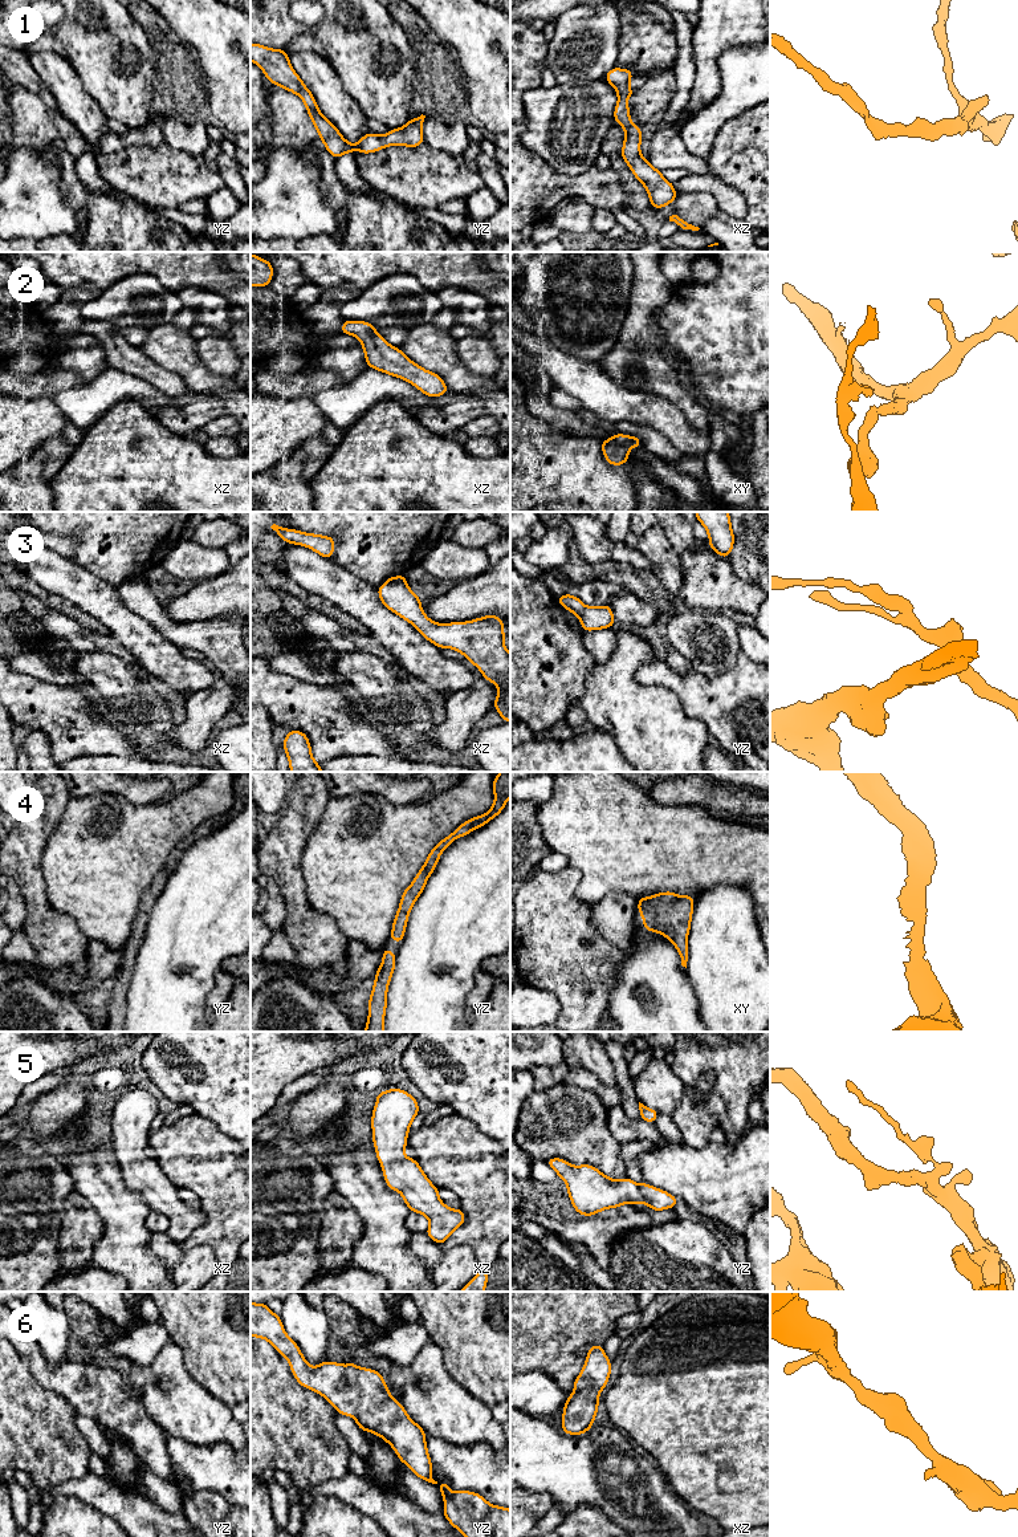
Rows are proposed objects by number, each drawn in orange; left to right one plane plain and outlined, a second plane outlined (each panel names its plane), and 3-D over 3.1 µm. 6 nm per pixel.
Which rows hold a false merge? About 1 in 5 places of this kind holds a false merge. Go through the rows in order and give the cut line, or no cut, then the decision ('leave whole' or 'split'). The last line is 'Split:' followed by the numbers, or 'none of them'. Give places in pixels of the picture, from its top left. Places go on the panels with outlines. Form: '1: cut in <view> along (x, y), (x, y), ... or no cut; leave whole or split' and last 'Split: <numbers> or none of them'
1: no cut; leave whole
2: no cut; leave whole
3: cut in xz along (403, 580), (386, 582); split
4: no cut; leave whole
5: no cut; leave whole
6: no cut; leave whole
Split: 3

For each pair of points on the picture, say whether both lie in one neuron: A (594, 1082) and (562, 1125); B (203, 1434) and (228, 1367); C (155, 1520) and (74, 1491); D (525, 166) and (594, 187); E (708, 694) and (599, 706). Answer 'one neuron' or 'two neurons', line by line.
A: two neurons
B: two neurons
C: one neuron
D: one neuron
E: two neurons

